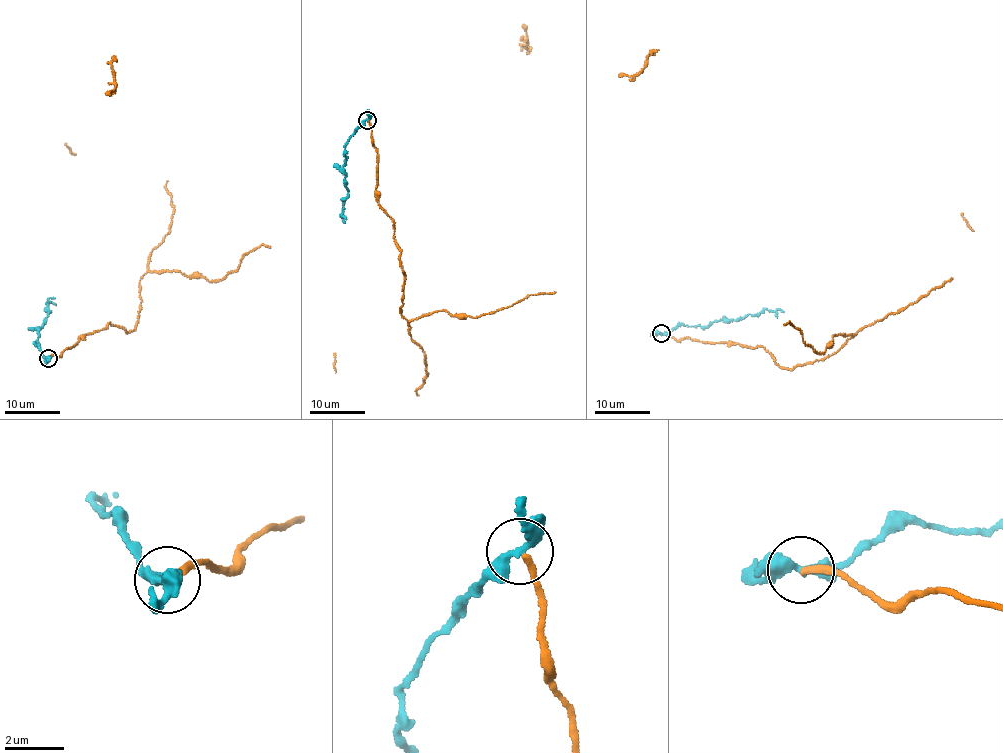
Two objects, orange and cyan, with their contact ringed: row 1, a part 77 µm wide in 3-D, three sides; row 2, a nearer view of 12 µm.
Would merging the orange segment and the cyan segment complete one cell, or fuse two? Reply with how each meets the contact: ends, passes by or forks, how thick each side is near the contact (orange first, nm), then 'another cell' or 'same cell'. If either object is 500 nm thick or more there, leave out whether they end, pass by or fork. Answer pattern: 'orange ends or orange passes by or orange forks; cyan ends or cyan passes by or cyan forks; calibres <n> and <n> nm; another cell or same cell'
orange ends; cyan passes by; calibres 220 and 340 nm; another cell

